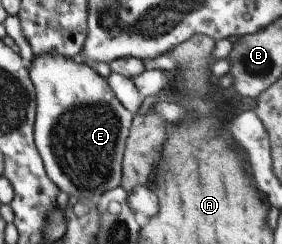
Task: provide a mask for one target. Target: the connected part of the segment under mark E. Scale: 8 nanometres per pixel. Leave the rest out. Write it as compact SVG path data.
M42 53L32 57L27 71L35 90L33 141L46 176L68 197L96 200L103 192L118 187L123 148L134 114L120 104L105 79L84 62L76 63L70 57Z

